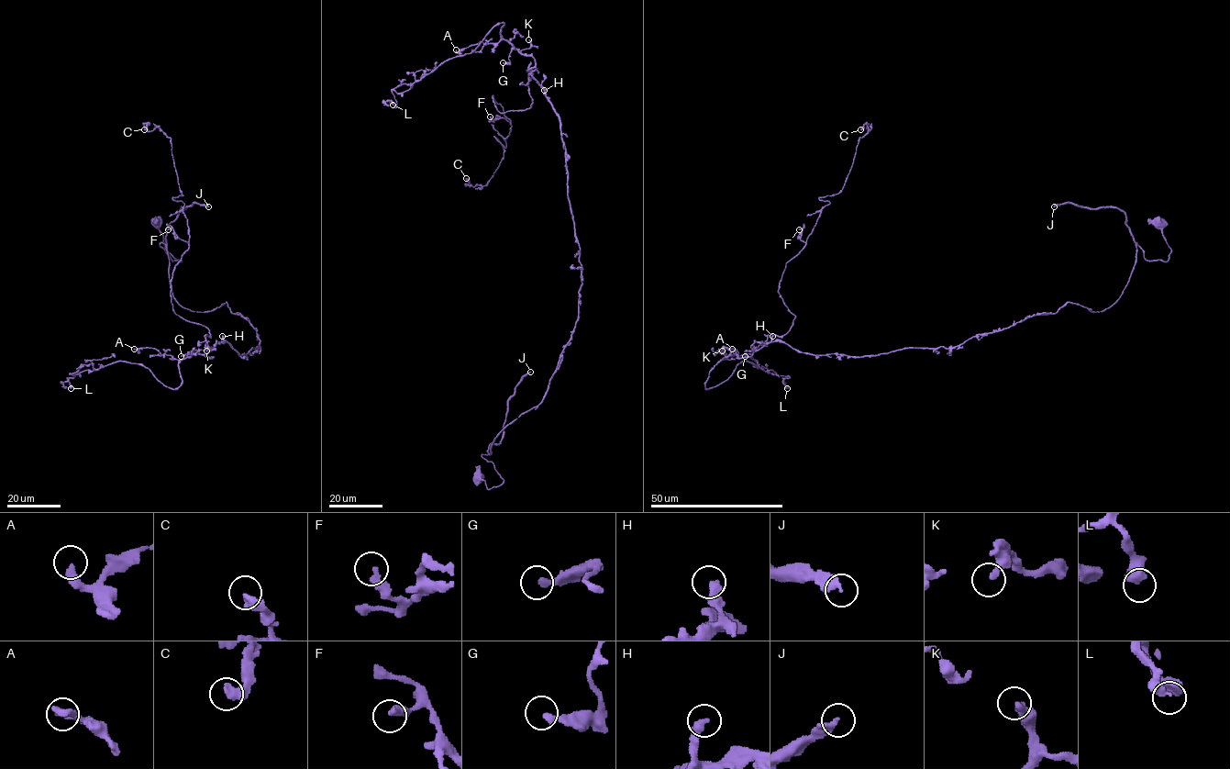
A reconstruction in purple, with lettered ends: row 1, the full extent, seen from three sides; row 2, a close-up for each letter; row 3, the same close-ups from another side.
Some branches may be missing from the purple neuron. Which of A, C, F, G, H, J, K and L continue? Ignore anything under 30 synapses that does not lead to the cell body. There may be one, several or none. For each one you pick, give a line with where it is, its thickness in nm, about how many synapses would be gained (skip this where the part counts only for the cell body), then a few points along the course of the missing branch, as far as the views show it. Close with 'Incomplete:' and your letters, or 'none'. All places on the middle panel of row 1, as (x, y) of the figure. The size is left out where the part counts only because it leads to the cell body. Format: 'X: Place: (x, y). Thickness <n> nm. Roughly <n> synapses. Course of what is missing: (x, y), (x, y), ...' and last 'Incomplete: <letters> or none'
J: Place: (530, 372). Thickness 320 nm. Roughly 60 synapses. Course of what is missing: (530, 372), (539, 363), (539, 349), (560, 338), (574, 348)
Incomplete: J

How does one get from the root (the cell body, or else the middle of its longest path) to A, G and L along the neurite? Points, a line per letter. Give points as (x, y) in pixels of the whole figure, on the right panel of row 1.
A: (1159, 222), (1169, 259), (1136, 243), (1103, 311), (1067, 302), (947, 349), (770, 341), (722, 360), (732, 349)
G: (1159, 222), (1169, 259), (1136, 243), (1103, 311), (1067, 302), (947, 349), (731, 352), (745, 356)
L: (1159, 222), (1169, 259), (1136, 243), (1103, 311), (862, 356), (770, 341), (705, 383), (747, 361), (787, 388)

